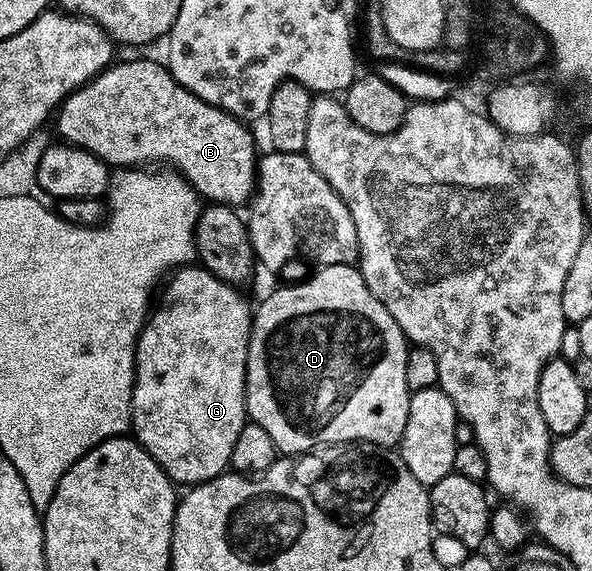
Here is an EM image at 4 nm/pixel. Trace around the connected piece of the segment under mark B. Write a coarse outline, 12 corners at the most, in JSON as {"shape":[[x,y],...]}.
{"shape":[[150,59],[56,111],[114,169],[169,165],[214,205],[253,196],[247,124]]}

